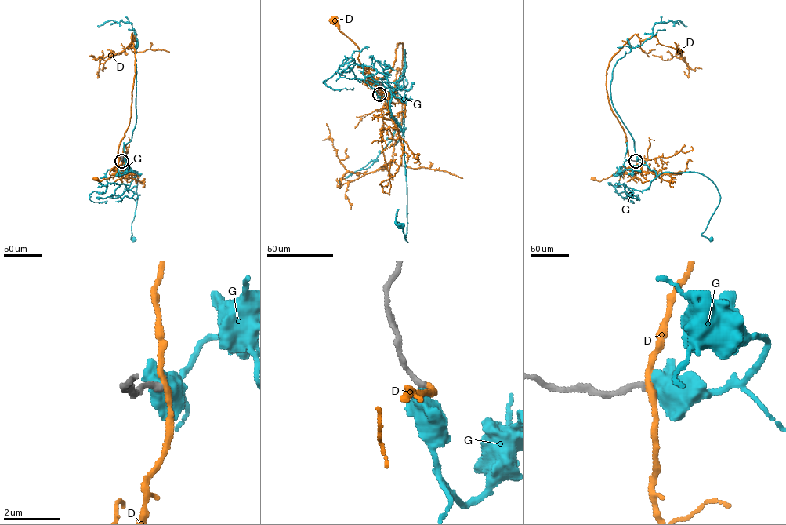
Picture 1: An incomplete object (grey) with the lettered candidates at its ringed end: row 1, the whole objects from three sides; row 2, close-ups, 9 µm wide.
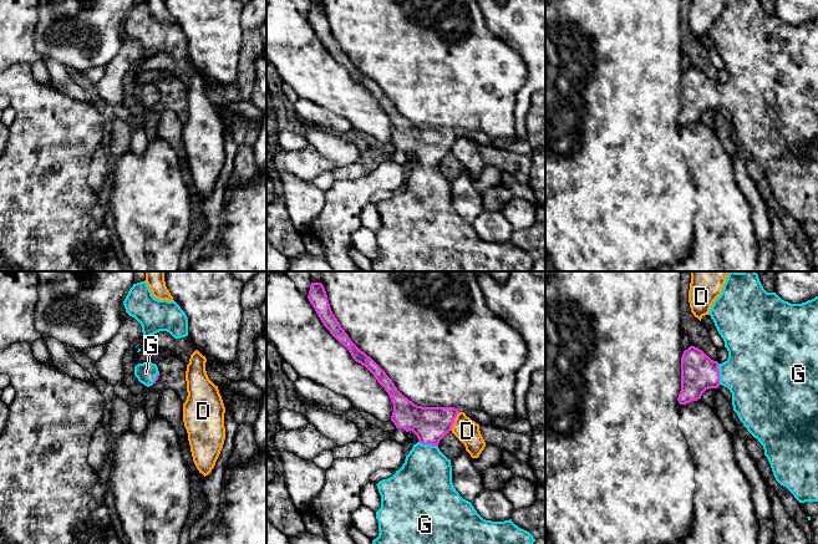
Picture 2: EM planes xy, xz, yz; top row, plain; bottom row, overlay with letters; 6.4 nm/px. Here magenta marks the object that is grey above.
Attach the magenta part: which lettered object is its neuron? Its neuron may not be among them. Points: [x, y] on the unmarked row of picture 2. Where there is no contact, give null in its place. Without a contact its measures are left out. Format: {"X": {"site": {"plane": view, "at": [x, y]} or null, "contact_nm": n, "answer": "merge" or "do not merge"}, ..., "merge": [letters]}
{"D": {"site": {"plane": "xz", "at": [453, 142]}, "contact_nm": 140, "answer": "do not merge"}, "G": {"site": {"plane": "yz", "at": [719, 95]}, "contact_nm": 140, "answer": "merge"}, "merge": ["G"]}

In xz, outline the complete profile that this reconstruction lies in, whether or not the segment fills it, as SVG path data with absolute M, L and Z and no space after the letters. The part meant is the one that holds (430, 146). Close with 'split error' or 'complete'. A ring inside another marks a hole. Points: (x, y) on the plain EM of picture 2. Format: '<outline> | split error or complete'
M311 4L308 20L330 55L388 115L393 126L391 142L396 149L412 152L418 159L402 188L392 198L376 205L381 217L381 229L376 233L380 254L372 261L372 271L530 271L535 260L529 253L515 246L512 240L504 243L483 240L472 224L456 212L452 204L451 181L440 172L438 164L452 151L459 132L454 128L415 126L397 111L386 93L351 62L332 35L321 4Z | split error

